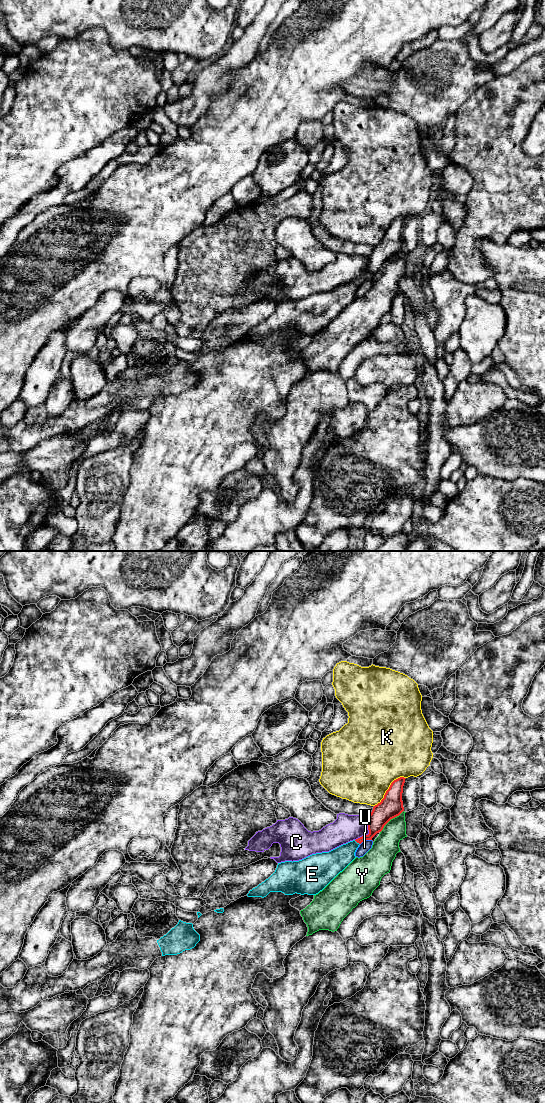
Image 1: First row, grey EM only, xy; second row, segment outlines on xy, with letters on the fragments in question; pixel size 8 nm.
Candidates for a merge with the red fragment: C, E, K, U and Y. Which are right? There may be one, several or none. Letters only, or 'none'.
E

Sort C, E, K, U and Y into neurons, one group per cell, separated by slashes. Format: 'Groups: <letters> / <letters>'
Groups: C / E / K / U / Y

